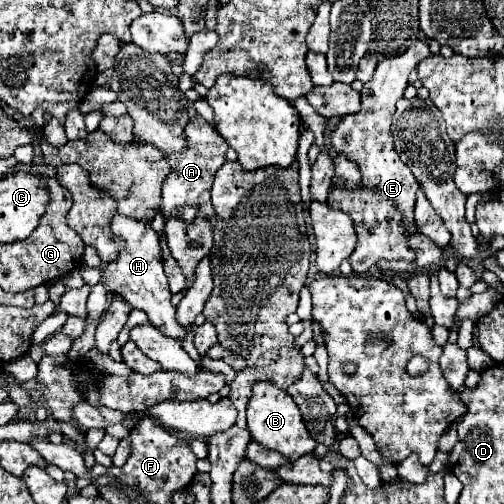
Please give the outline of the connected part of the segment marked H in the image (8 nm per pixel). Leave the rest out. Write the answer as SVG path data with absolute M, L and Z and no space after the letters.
M112 216L110 230L114 238L120 238L124 242L122 252L114 262L110 262L102 270L102 284L110 292L120 292L126 302L130 302L134 308L144 310L152 322L152 326L158 326L158 330L166 336L174 338L184 338L186 332L184 328L178 328L178 322L174 320L174 306L170 302L172 292L168 288L168 280L162 268L162 250L158 244L158 234L150 226L150 218L136 220L136 218L126 218L126 216Z

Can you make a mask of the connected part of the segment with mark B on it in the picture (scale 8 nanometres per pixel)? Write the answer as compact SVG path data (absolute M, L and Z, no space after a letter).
M256 382L252 386L252 396L248 400L246 410L248 410L248 430L252 434L252 440L256 440L264 448L280 452L290 462L294 462L300 456L310 454L314 450L316 440L306 430L298 406L286 394L286 390L280 390L270 382Z

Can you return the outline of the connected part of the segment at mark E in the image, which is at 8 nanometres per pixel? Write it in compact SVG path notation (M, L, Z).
M414 40L414 44L402 52L384 56L372 80L368 80L362 88L362 110L352 116L344 116L330 132L332 148L352 160L362 172L360 188L354 190L332 190L326 204L330 208L346 212L356 228L358 244L350 256L354 274L366 274L378 260L416 260L416 252L408 246L408 238L418 234L418 226L414 222L414 204L418 180L410 172L410 168L400 160L392 142L392 116L396 110L396 102L408 86L408 74L416 68L416 64L430 56L430 48L426 40Z

